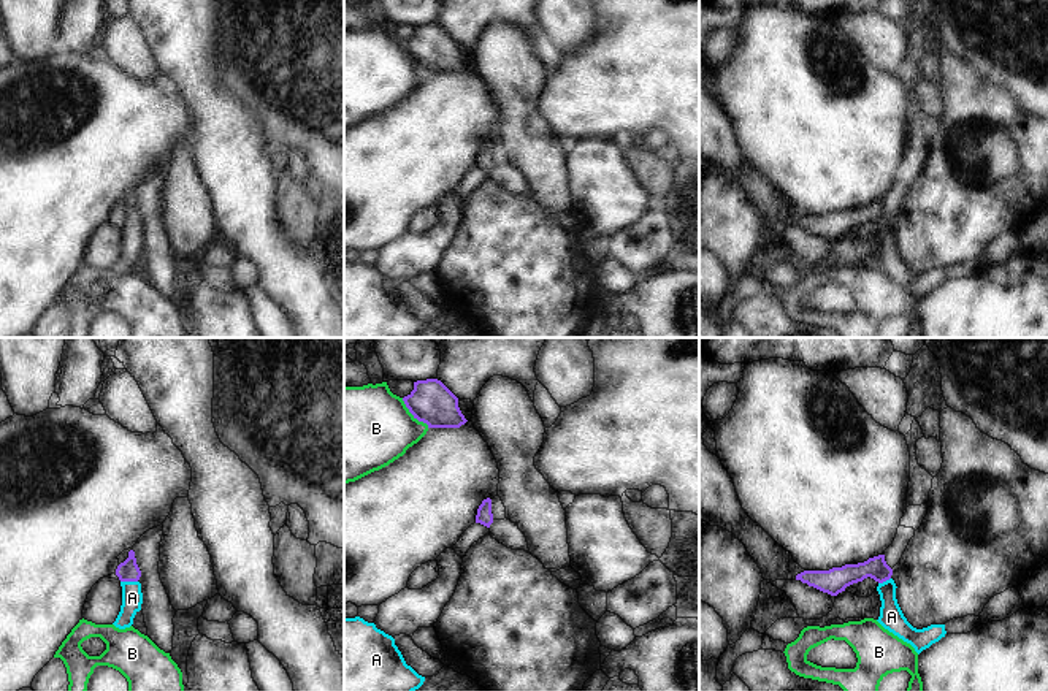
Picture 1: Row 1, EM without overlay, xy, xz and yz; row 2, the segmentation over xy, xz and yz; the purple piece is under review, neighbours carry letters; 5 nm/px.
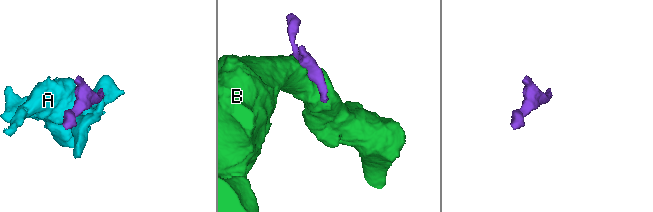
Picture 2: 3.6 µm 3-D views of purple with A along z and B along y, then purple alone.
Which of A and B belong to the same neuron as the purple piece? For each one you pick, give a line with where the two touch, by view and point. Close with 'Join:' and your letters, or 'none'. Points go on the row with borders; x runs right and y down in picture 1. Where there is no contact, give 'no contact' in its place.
A: contact xy (129, 580)
Join: A

